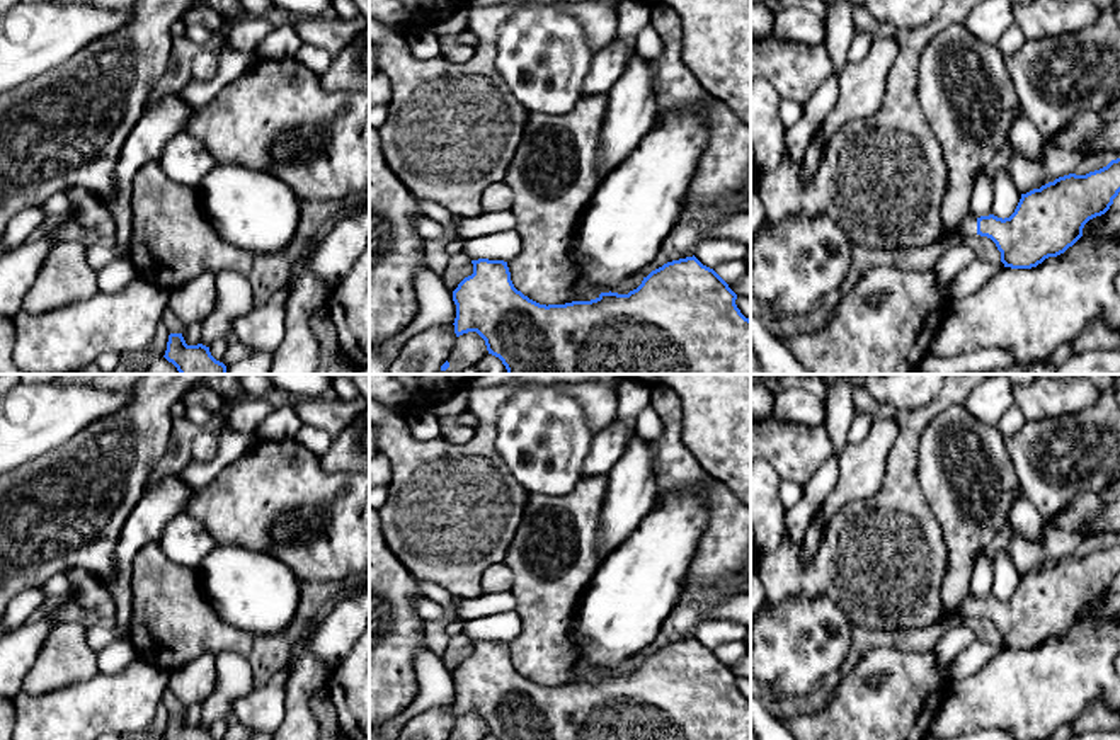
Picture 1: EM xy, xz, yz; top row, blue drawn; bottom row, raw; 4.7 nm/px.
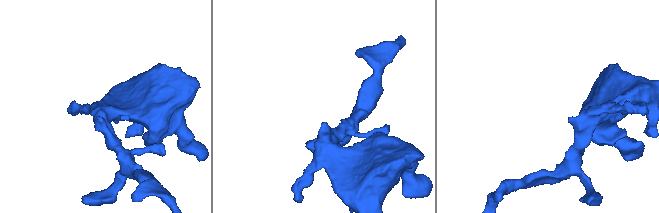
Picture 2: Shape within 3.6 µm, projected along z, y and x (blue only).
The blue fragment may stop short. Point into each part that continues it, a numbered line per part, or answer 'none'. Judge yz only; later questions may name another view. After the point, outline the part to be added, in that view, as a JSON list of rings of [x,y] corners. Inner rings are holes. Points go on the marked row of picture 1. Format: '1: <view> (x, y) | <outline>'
1: yz (969, 225) | [[[967,213],[958,231],[962,238],[977,236],[977,216],[972,216],[970,213]]]

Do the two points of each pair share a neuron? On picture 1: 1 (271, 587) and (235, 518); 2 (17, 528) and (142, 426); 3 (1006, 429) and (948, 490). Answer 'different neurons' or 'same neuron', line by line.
1: different neurons
2: same neuron
3: different neurons

